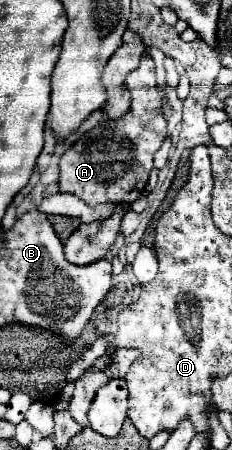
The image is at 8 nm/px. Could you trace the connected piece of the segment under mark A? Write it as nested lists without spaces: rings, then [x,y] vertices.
[[[147,54],[139,68],[129,72],[125,88],[131,92],[129,112],[119,120],[105,120],[73,142],[59,160],[59,190],[75,194],[85,204],[131,204],[147,186],[153,168],[153,154],[167,136],[167,122],[161,114],[161,92],[155,82],[155,64]]]

